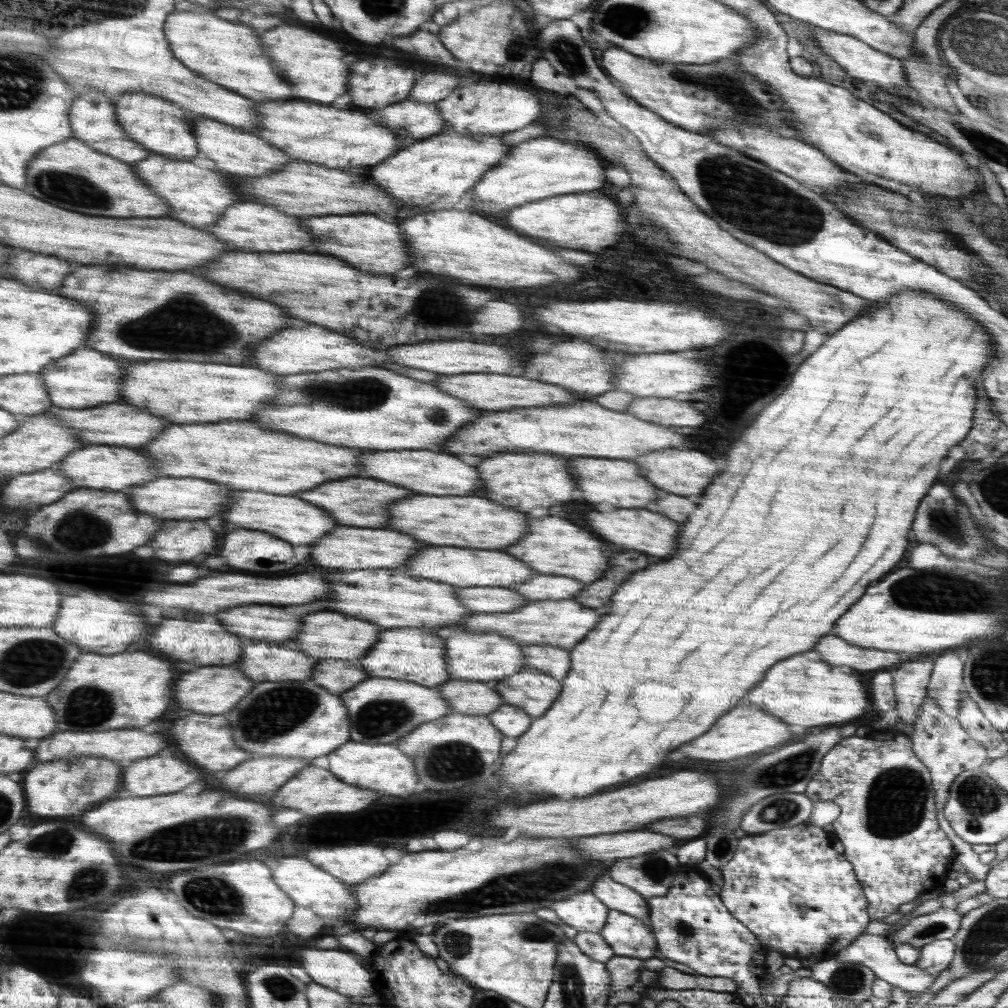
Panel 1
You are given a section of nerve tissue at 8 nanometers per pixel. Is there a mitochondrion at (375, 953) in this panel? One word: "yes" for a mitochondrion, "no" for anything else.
no

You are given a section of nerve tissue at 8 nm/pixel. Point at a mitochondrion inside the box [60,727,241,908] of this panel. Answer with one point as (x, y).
(88, 882)

